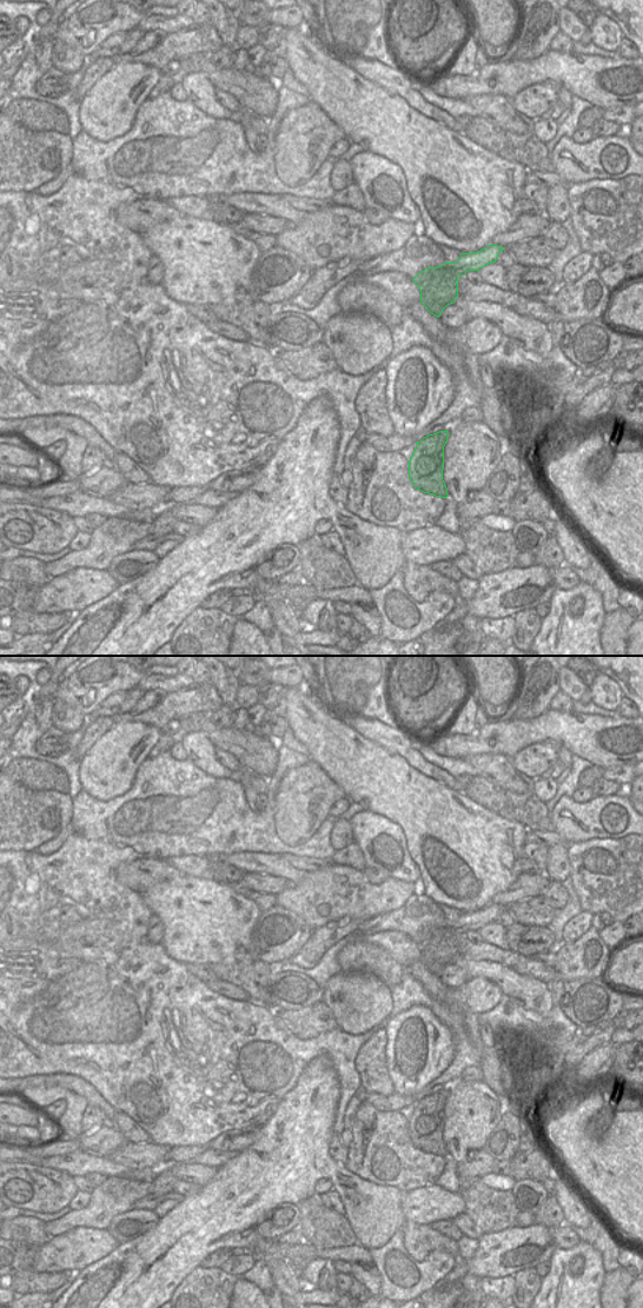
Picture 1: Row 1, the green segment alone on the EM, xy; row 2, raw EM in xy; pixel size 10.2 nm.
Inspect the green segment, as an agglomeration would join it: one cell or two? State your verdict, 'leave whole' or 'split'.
split

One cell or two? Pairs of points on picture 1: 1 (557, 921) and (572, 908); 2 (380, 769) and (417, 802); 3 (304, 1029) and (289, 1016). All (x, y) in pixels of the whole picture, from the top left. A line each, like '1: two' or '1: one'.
1: one
2: one
3: one

